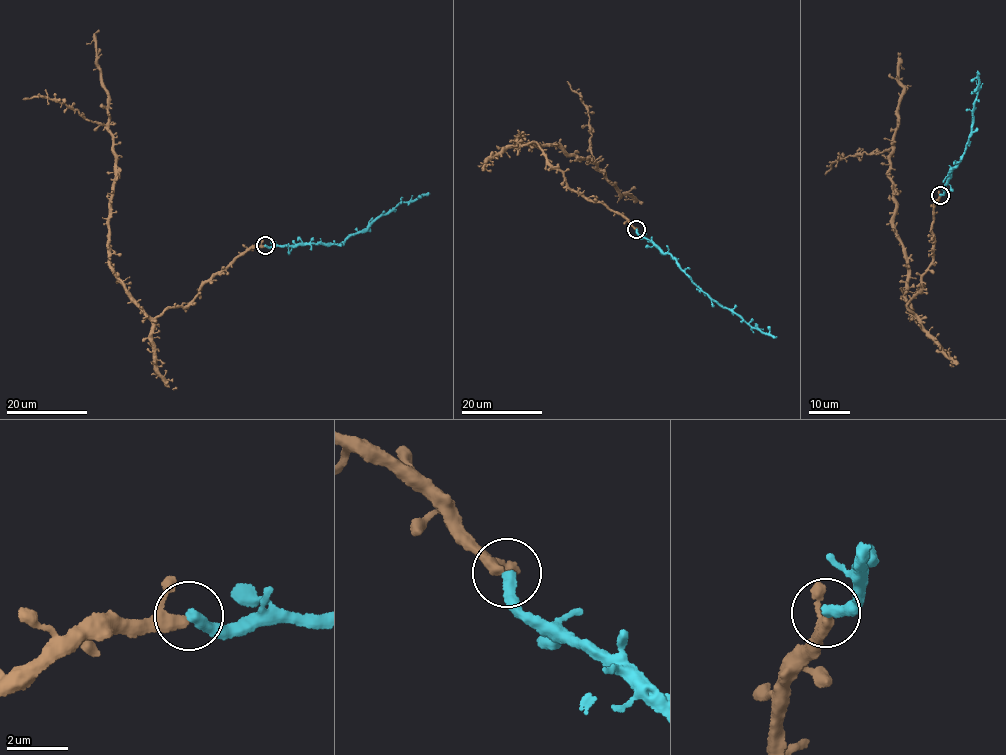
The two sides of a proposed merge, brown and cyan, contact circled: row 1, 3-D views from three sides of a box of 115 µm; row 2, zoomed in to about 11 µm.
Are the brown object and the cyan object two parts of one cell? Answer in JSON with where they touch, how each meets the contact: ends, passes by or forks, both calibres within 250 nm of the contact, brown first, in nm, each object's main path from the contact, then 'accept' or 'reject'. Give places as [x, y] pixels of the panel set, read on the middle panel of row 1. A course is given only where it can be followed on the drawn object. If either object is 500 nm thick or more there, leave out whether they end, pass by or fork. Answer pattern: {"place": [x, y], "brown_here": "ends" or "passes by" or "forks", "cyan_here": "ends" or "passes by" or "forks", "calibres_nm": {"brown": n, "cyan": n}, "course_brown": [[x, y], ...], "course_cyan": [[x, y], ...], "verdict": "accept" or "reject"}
{"place": [636, 229], "brown_here": "passes by", "cyan_here": "ends", "calibres_nm": {"brown": 280, "cyan": 360}, "course_brown": [[636, 229], [567, 186], [544, 150], [517, 138], [535, 147], [556, 145], [597, 167], [588, 108], [567, 81]], "course_cyan": [[636, 229], [639, 234], [675, 259], [678, 268], [715, 301], [751, 326], [776, 335]], "verdict": "accept"}

